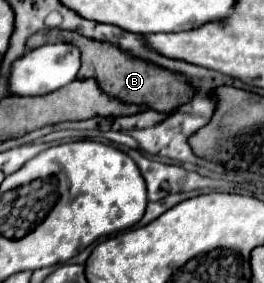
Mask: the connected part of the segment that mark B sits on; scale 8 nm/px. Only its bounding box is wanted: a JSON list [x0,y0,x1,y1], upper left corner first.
[26,29,188,113]

